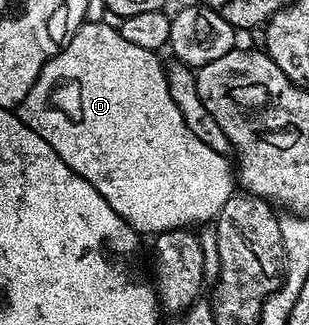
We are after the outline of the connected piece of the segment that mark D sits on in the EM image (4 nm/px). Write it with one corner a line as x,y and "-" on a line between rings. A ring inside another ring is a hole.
106,21
83,23
80,30
72,37
72,41
65,43
62,50
57,51
42,66
40,77
36,77
32,89
28,89
28,97
24,97
24,101
17,108
17,115
24,121
24,125
28,125
28,129
40,133
40,137
44,137
44,141
48,141
48,145
52,145
52,149
56,149
60,161
64,161
64,165
68,165
68,169
72,169
80,177
84,177
84,181
88,181
88,185
92,185
92,189
96,189
96,193
100,193
100,197
104,197
104,201
108,201
108,205
112,205
112,209
116,209
116,213
120,213
120,217
124,217
124,221
128,221
128,225
133,231
138,232
139,236
153,237
165,231
193,228
195,226
193,223
202,223
205,219
213,220
236,193
236,171
231,160
227,156
216,153
216,149
208,149
208,145
204,145
204,141
196,138
192,129
188,129
188,125
184,125
184,117
180,113
176,101
172,101
166,67
158,60
159,52
140,49
140,45
131,45
118,32
117,26
109,27
108,24
109,22

